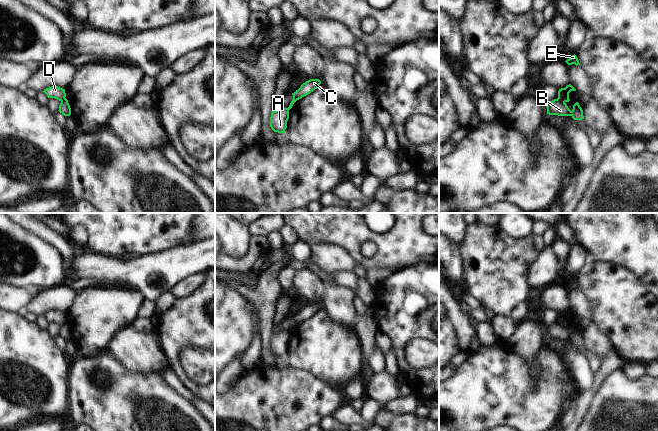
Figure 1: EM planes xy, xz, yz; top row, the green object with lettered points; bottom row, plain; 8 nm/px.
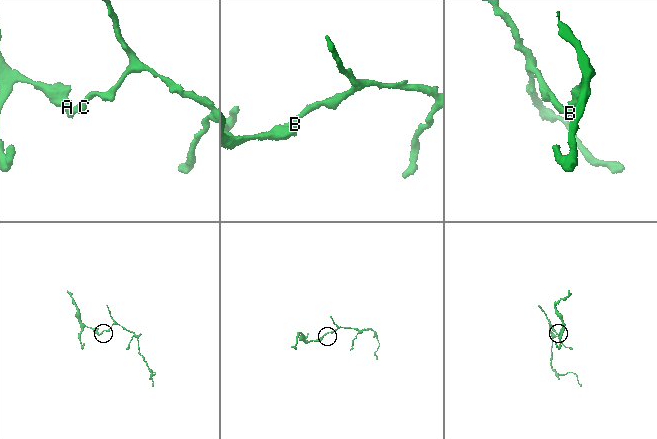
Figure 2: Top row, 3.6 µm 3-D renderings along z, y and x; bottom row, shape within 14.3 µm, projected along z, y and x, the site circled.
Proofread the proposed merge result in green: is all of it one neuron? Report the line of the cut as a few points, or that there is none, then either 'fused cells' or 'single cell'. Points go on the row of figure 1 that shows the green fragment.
cut in yz along (558, 97), (564, 102); fused cells

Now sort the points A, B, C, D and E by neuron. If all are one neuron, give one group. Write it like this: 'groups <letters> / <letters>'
groups A D E / B C

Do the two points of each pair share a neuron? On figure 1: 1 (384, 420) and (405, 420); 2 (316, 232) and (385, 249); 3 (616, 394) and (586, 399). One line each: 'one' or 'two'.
1: one
2: one
3: two

